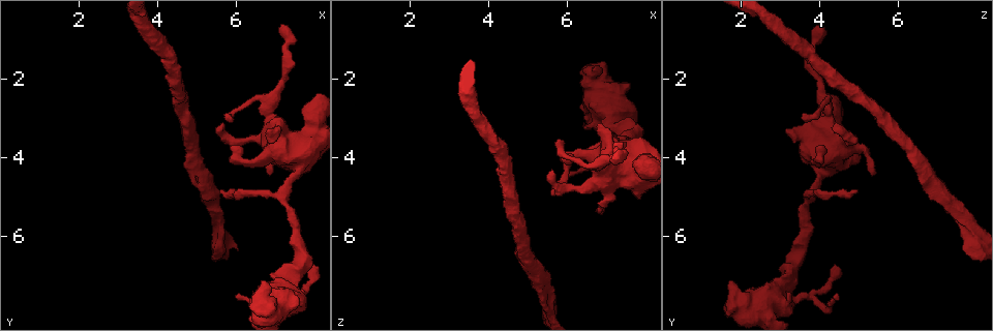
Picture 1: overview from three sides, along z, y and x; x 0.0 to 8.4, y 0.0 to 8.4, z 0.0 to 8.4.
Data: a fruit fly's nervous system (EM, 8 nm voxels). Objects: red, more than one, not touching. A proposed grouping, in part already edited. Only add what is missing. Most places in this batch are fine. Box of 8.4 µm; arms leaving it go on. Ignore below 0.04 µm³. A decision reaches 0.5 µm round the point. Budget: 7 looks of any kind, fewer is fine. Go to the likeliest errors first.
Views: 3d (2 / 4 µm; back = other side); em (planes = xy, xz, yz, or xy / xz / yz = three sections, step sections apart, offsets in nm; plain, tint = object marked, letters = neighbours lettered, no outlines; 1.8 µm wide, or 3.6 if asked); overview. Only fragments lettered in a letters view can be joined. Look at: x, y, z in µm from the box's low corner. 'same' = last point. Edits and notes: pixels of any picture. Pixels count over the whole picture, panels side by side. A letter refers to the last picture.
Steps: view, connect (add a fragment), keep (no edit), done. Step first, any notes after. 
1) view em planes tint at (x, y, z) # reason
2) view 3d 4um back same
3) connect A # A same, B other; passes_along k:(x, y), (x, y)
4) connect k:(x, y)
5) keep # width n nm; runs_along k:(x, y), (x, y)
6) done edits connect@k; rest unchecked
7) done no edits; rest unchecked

view em planes letters at (7.15, 0.70, 4.05)

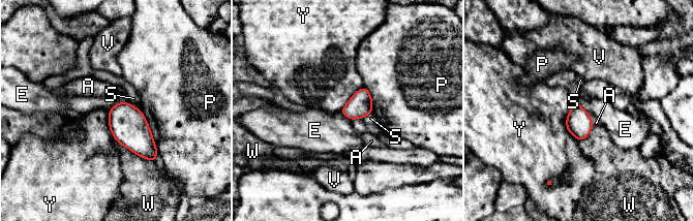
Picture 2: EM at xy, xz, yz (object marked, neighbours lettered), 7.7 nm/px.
keep # A other, E other, P other, S other, V other, W other, Y other; border 2:(577, 101), (590, 115); none of them fits

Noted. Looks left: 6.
view em xy step 16 tint at (5.65, 4.85, 4.95) # an open end

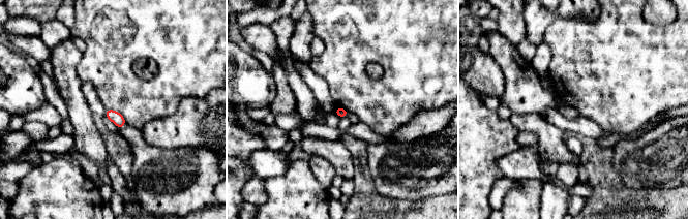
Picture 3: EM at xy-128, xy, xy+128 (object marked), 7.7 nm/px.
view em planes letters same

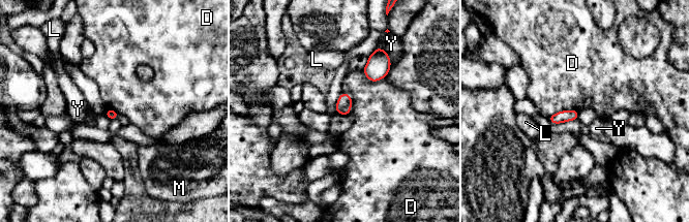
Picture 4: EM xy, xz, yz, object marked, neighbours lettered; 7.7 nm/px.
keep # D other, L other, M other, Y other; border 4:(577, 109), (559, 110), (548, 118); no lettered fragment goes on from it

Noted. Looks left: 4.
view em planes letters at (6.80, 2.80, 4.15) # thick turns thin

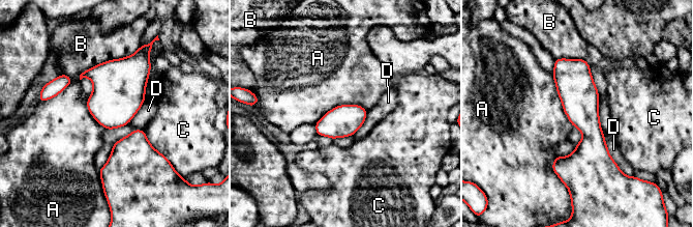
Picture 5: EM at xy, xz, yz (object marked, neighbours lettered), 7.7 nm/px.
keep # A other, B other, C other, D other; runs_along 5:(558, 61), (588, 121), (572, 177); none of them fits

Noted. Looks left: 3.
done no edits; rest unchecked

